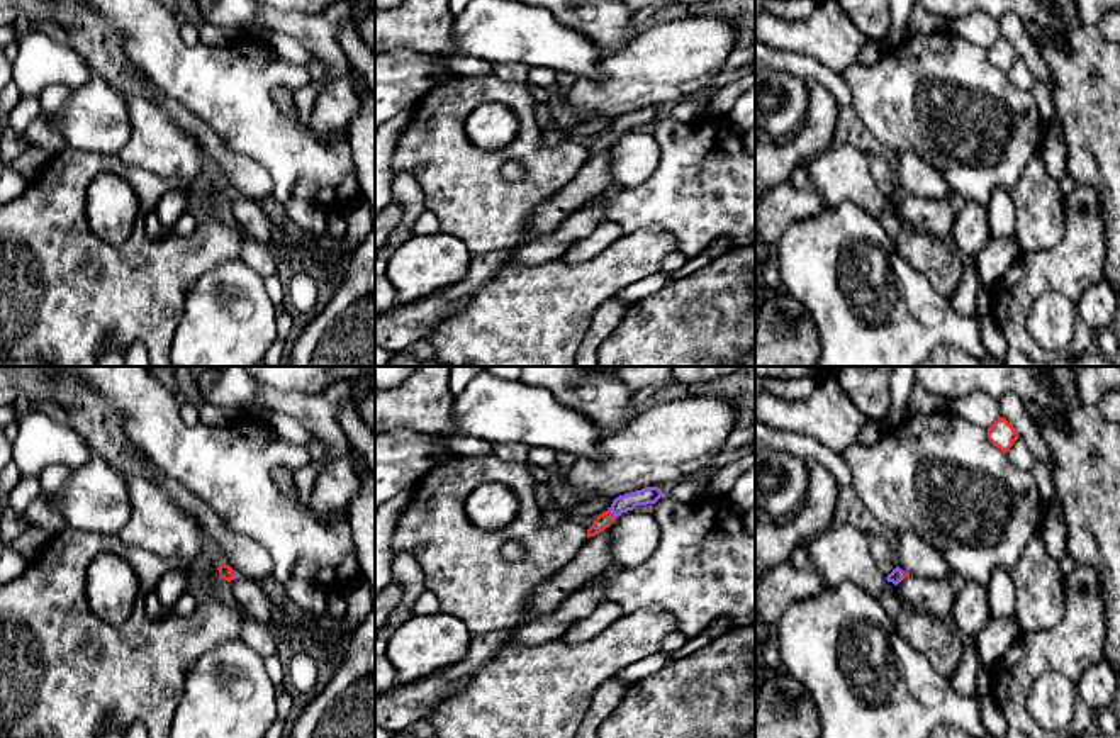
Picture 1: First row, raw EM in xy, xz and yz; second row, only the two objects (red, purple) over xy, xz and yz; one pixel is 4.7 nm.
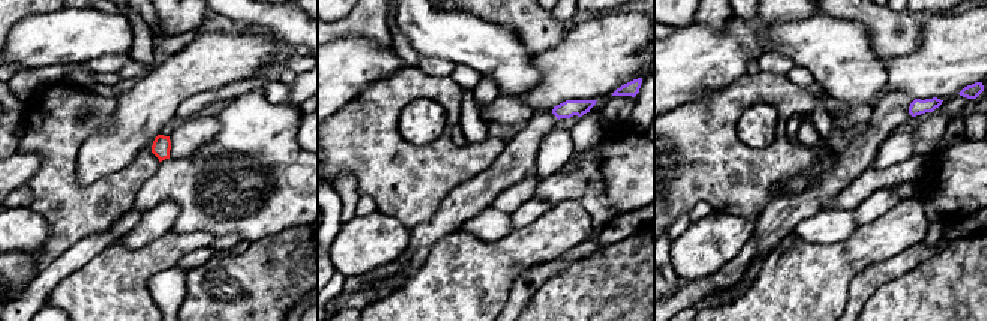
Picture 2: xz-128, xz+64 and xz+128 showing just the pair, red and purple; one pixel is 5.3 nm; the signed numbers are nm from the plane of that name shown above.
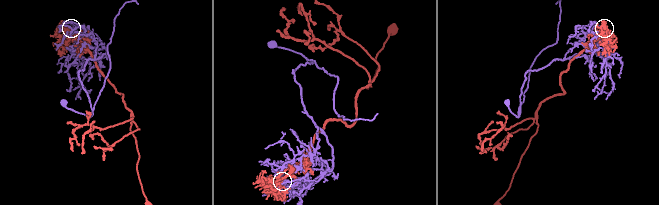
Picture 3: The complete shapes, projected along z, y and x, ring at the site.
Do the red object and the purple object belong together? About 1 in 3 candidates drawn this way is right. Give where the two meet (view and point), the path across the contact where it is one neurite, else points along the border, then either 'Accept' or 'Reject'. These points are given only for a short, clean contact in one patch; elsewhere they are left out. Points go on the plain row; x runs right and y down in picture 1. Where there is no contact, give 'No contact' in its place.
Touches red at xz (611, 133). Boundary: xz (610, 129), (616, 136). Reject

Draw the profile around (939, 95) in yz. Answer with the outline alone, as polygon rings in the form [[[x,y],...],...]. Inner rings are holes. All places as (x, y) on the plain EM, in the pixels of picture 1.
[[[952,29],[928,36],[910,34],[899,46],[884,51],[876,64],[852,64],[843,75],[850,107],[872,137],[896,154],[915,151],[947,182],[957,202],[986,207],[996,187],[1011,188],[1027,163],[1040,153],[1044,122],[1032,92],[1011,85],[1008,73],[988,59],[988,48],[976,46]]]

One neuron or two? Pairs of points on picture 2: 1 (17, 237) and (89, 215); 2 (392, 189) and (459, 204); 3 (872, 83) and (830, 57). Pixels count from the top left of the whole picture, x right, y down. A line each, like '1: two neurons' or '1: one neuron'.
1: two neurons
2: two neurons
3: one neuron

